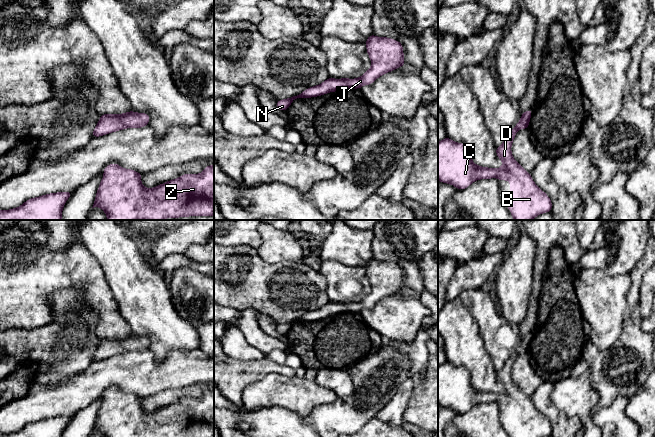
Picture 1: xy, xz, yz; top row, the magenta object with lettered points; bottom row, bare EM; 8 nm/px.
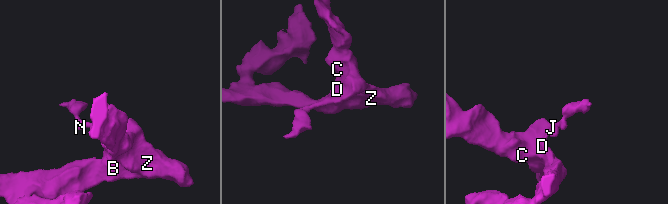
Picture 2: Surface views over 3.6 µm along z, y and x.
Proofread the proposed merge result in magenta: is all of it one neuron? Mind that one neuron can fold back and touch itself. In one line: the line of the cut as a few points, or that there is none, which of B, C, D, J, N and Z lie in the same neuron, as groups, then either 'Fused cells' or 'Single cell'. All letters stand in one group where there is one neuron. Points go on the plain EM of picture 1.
No split. Groups: B C D J N Z. Single cell

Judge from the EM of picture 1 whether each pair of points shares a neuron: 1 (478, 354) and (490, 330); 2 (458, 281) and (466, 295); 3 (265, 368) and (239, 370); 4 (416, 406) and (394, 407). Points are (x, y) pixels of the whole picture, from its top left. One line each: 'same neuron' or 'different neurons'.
1: different neurons
2: different neurons
3: same neuron
4: different neurons

